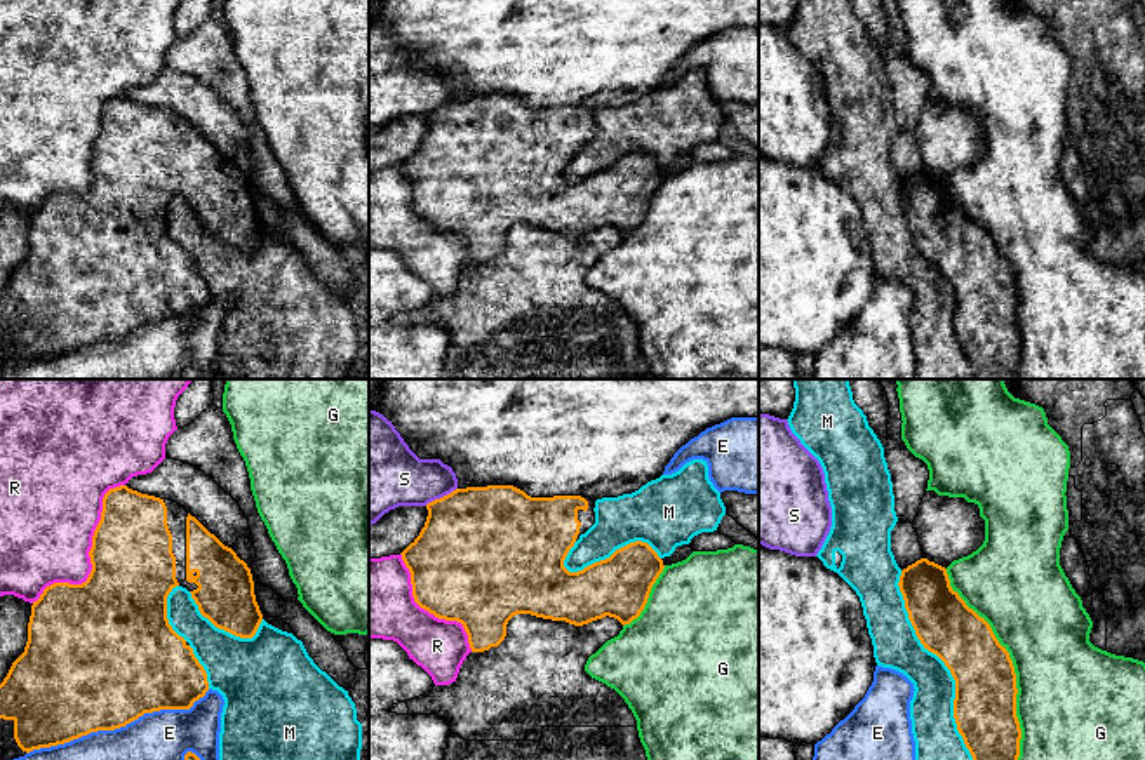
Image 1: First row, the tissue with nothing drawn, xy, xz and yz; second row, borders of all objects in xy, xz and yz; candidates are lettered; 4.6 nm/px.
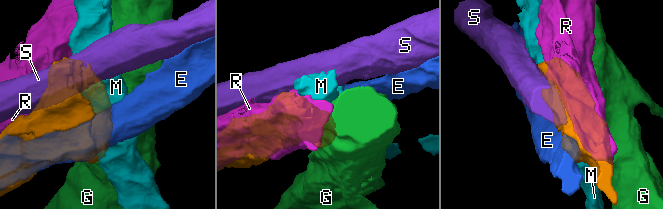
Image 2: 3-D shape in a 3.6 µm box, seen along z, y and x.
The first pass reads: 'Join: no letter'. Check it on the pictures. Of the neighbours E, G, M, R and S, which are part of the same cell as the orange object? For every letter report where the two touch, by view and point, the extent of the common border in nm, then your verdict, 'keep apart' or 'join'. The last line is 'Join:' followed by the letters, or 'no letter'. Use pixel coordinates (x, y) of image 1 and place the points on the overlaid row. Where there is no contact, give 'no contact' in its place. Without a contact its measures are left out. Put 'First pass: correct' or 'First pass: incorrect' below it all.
E: xy (117, 727) | 900 nm | keep apart
G: yz (1011, 663) | 950 nm | keep apart
M: yz (945, 665) | 950 nm | keep apart
R: xy (89, 555) | 700 nm | keep apart
S: xz (441, 498) | 170 nm | keep apart
Join: no letter
First pass: correct

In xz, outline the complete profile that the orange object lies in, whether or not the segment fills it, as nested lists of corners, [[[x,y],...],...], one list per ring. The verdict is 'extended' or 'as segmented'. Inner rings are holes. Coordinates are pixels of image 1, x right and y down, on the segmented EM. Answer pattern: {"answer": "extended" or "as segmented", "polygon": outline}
{"answer": "extended", "polygon": [[[513,485],[456,489],[426,504],[419,536],[400,553],[411,572],[414,602],[439,619],[463,624],[472,652],[498,647],[517,614],[583,626],[606,616],[630,624],[644,610],[665,565],[642,541],[609,558],[569,572],[564,560],[595,523],[595,501],[585,496],[531,497]]]}

